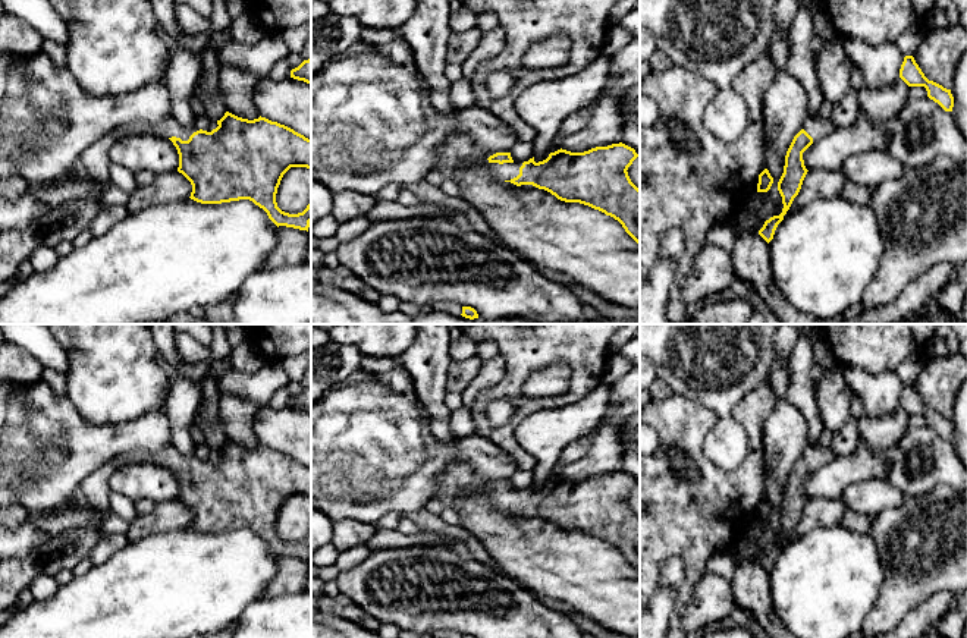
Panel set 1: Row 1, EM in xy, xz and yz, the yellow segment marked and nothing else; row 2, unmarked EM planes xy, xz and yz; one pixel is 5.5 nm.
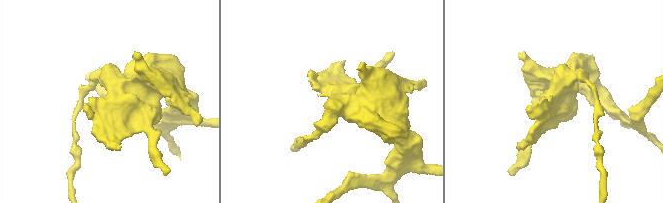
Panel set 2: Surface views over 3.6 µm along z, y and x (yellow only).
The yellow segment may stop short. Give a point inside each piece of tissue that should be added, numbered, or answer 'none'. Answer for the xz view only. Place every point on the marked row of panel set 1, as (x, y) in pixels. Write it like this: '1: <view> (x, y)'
1: xz (504, 172)

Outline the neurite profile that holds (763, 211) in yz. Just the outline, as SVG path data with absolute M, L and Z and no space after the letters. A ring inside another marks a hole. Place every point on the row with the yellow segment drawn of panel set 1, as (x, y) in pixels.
M757 191L753 192L751 198L745 205L740 210L740 214L754 214L757 217L756 223L756 232L759 232L765 221L769 220L773 216L779 216L782 213L784 204L776 202L776 204L763 204L759 199Z

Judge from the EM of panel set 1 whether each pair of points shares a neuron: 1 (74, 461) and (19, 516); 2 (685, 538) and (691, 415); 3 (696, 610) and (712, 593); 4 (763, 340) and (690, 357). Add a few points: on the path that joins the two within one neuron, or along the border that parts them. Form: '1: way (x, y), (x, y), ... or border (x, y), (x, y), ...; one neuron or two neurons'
1: border (15, 503), (21, 505), (30, 516); two neurons
2: way (706, 508), (706, 467), (696, 455), (693, 446); one neuron
3: way (700, 606), (709, 597); one neuron
4: way (746, 340), (708, 340); one neuron

